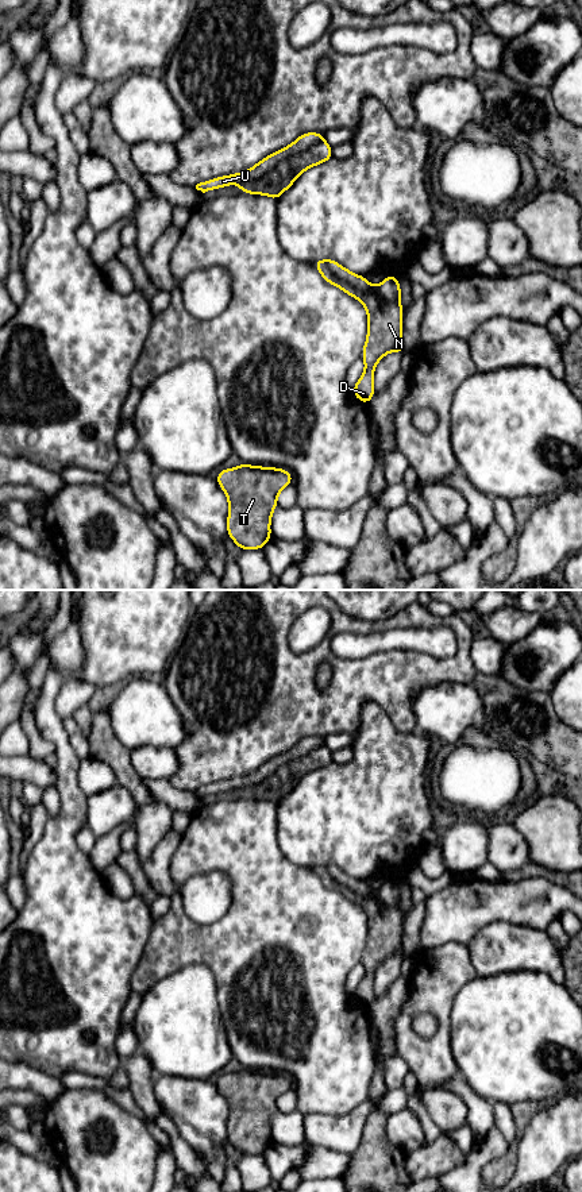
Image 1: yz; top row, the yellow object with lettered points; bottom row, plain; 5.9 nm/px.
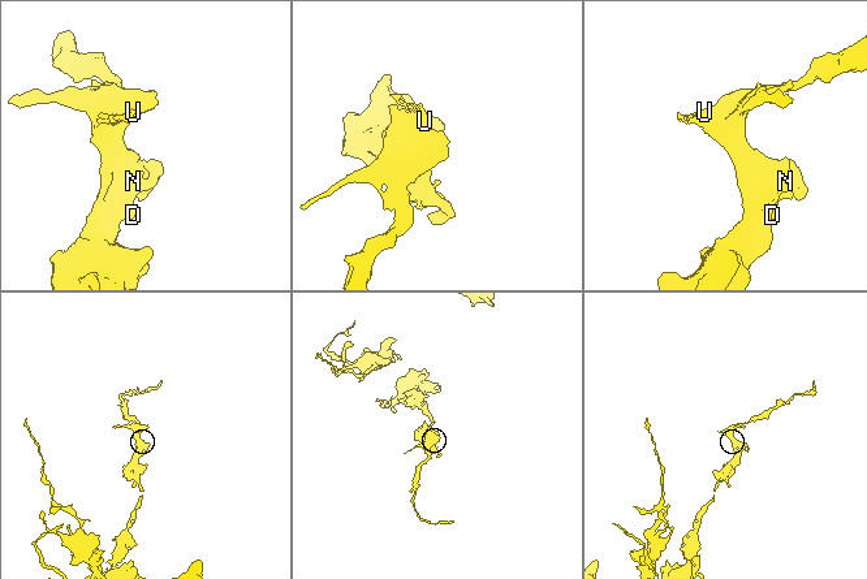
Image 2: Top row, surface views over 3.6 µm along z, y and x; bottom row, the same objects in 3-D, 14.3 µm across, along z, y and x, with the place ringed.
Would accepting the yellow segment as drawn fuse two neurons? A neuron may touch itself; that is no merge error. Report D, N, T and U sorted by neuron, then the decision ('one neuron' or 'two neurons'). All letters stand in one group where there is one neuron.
groups D N T / U; two neurons

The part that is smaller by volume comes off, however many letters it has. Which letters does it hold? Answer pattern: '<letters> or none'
U

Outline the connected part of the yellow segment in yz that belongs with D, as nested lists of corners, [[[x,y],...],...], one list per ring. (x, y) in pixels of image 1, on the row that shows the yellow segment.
[[[324,259],[315,261],[313,266],[327,283],[336,285],[366,308],[369,329],[361,355],[365,360],[365,371],[351,390],[359,401],[369,405],[375,394],[373,379],[377,363],[390,351],[396,351],[398,355],[405,352],[401,336],[404,309],[400,301],[400,279],[396,275],[388,275],[375,286],[377,292],[370,293],[339,279]]]

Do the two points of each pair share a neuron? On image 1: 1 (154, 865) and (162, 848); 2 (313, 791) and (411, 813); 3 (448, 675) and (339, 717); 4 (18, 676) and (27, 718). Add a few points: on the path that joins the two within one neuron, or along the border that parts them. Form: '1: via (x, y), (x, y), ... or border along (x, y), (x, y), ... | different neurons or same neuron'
1: via (158, 861), (162, 852) | same neuron
2: via (338, 813), (386, 813) | same neuron
3: via (421, 675), (377, 678), (365, 690) | same neuron
4: border along (29, 671), (27, 693), (22, 713), (16, 720) | different neurons

